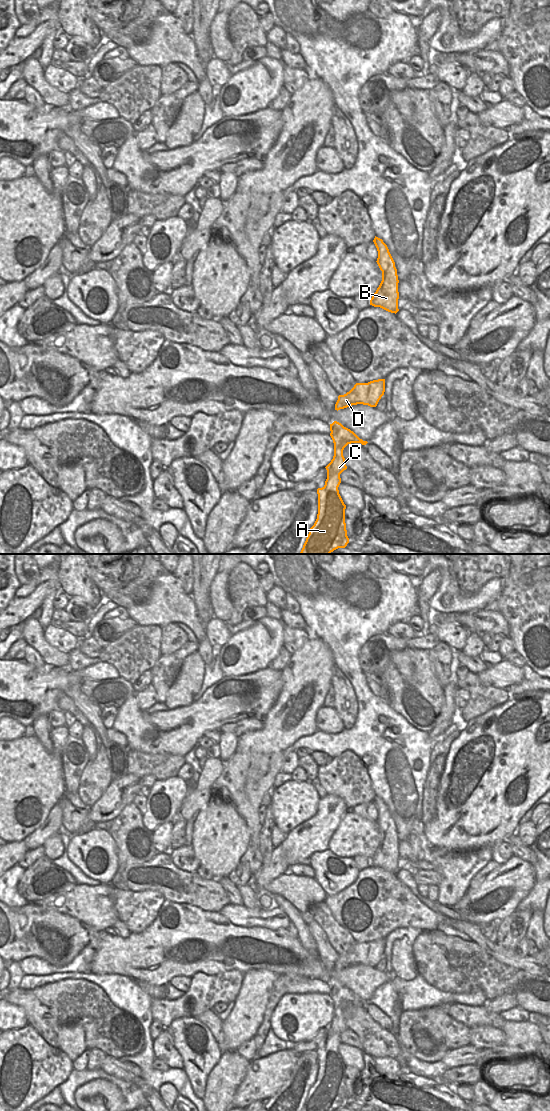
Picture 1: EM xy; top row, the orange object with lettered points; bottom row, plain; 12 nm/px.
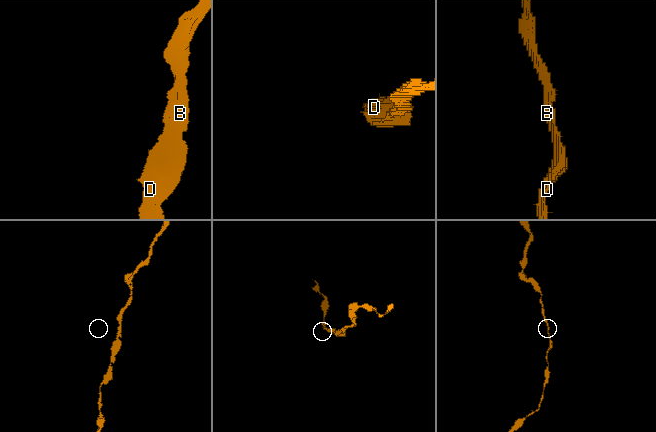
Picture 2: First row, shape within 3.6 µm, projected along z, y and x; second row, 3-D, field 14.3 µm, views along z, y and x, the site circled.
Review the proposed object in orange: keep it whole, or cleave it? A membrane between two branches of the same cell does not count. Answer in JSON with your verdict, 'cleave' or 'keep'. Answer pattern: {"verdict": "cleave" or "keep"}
{"verdict": "keep"}

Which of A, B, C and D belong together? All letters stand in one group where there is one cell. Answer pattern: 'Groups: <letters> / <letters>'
Groups: A B C D

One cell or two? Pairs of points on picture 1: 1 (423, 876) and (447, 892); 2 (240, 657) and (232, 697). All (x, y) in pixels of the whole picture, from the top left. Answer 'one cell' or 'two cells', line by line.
1: two cells
2: two cells

